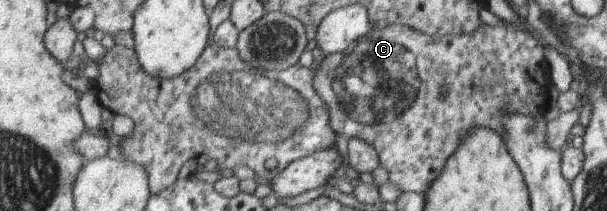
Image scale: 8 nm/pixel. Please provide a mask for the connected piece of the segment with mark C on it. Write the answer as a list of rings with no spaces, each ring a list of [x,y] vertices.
[[[509,22],[505,23],[505,27],[489,26],[481,24],[478,30],[472,34],[447,34],[447,35],[427,35],[411,26],[403,24],[393,24],[385,28],[377,26],[372,28],[365,37],[357,41],[355,45],[346,53],[334,53],[327,55],[319,68],[316,70],[316,78],[314,86],[317,93],[321,94],[321,98],[327,102],[329,112],[331,112],[331,124],[333,130],[337,134],[344,134],[345,138],[361,138],[365,142],[372,143],[380,152],[380,165],[382,165],[390,175],[390,182],[397,184],[401,188],[401,192],[413,192],[416,194],[424,194],[429,192],[429,188],[436,183],[437,178],[445,172],[445,166],[449,162],[449,158],[453,156],[465,142],[467,134],[471,130],[479,130],[480,128],[491,128],[502,137],[505,134],[505,124],[503,124],[503,114],[520,114],[529,115],[529,118],[535,118],[535,110],[529,110],[525,102],[525,94],[539,94],[537,90],[541,90],[543,86],[549,84],[547,78],[547,66],[543,62],[543,54],[541,54],[541,46],[537,44],[537,40],[527,31],[525,24],[513,25]]]

